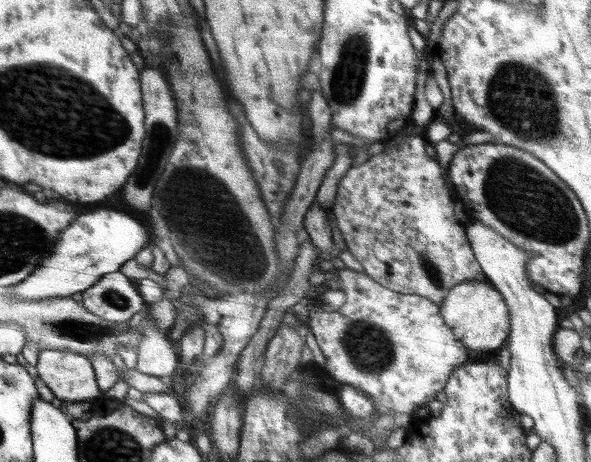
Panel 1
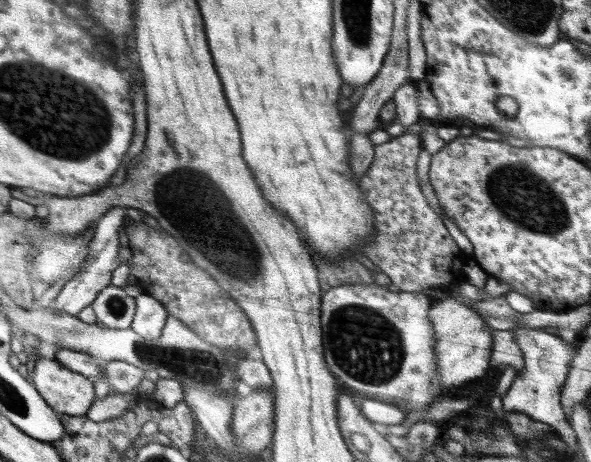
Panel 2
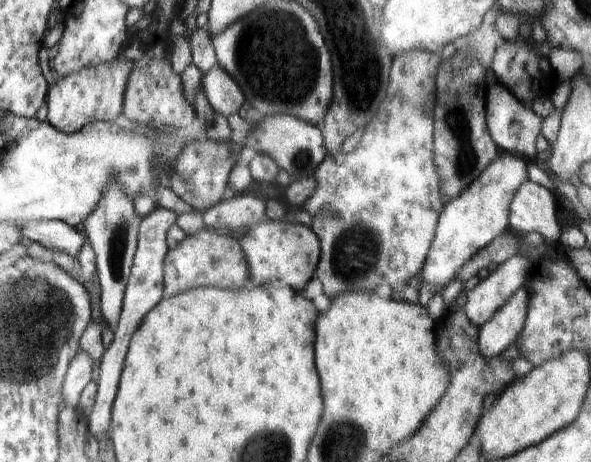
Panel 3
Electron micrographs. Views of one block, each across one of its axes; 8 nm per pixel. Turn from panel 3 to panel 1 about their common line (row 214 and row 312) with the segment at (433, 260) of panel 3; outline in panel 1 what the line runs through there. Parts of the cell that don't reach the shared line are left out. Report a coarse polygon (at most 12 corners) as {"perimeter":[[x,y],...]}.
{"perimeter":[[487,280],[453,286],[439,309],[470,360],[510,334],[507,304]]}

